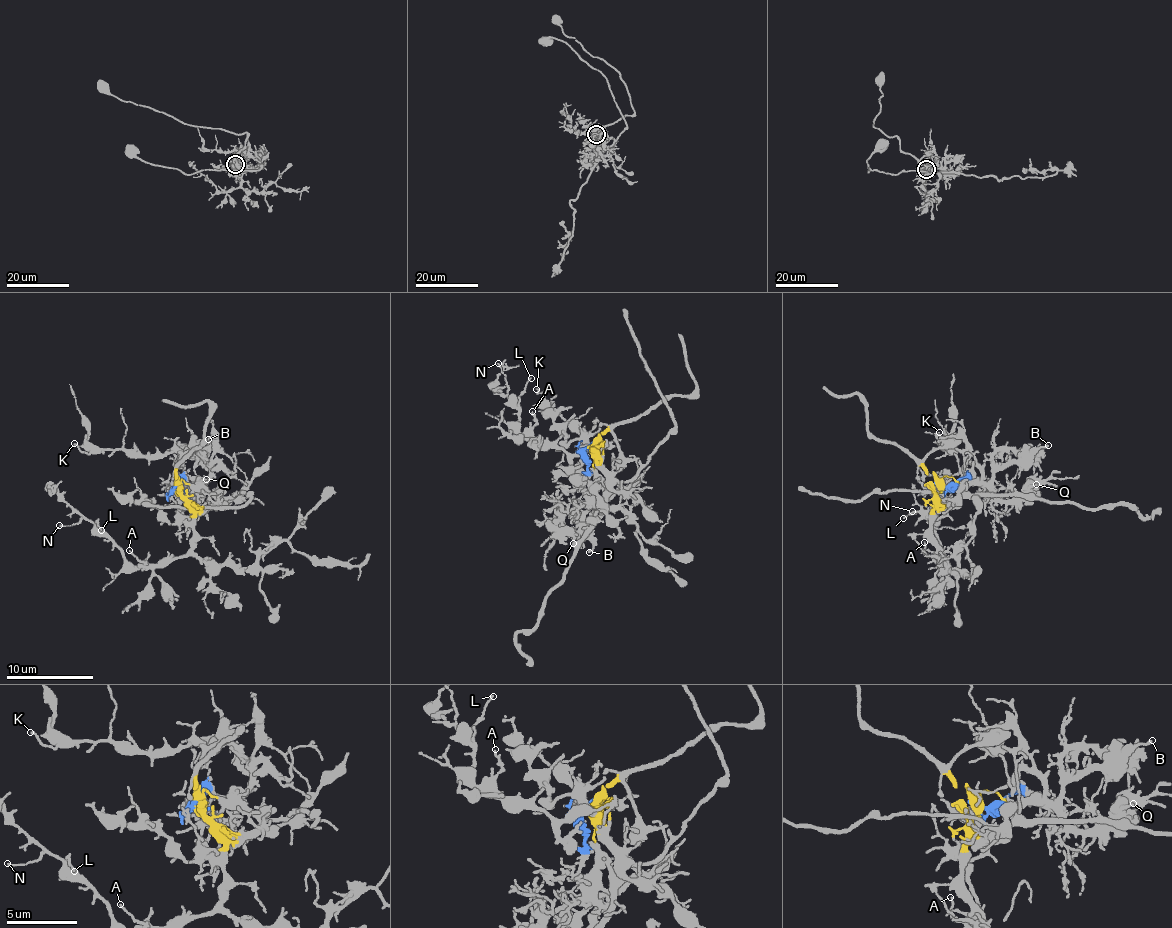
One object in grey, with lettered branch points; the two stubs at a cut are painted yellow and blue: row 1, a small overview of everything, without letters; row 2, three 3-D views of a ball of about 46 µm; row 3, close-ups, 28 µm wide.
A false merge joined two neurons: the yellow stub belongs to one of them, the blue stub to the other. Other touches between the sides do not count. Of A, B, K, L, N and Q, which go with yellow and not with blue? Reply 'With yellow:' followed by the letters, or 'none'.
With yellow: A, K, L, N

